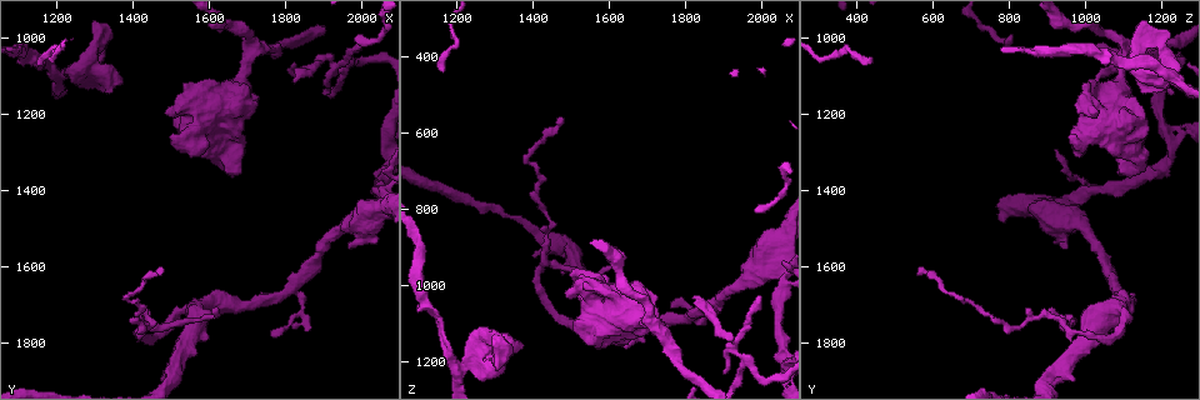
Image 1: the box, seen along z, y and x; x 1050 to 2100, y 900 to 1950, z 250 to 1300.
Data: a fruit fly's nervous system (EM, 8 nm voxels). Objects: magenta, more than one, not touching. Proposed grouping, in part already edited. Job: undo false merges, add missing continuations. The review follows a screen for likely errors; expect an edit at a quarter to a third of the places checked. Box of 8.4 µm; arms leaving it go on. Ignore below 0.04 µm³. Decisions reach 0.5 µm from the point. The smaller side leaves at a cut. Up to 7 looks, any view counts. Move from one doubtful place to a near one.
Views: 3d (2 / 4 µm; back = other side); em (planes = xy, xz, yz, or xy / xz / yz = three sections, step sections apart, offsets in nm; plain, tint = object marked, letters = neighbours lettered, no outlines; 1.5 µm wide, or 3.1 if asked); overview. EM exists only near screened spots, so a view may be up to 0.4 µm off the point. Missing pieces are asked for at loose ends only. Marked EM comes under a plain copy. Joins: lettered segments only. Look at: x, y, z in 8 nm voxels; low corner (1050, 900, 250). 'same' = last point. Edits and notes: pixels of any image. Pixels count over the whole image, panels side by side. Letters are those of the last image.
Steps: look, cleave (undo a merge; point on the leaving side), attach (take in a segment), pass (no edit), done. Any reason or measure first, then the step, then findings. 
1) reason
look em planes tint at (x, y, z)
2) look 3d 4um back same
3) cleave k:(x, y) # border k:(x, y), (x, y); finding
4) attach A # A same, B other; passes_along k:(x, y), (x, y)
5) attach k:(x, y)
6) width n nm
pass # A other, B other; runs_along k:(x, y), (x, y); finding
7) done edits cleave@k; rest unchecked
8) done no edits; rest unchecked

look em planes tint at (1705, 1045, 1095)

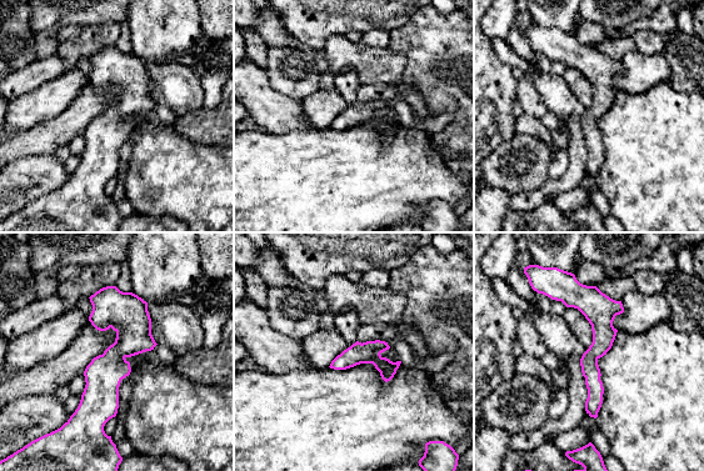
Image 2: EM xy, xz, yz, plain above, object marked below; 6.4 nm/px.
see the neighbours
look em planes letters same

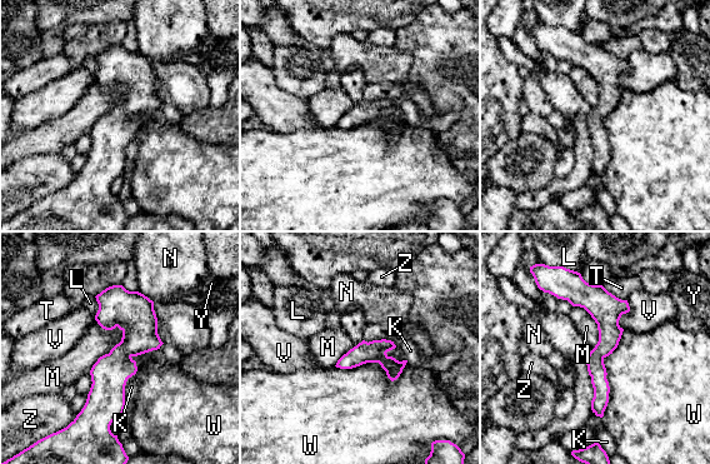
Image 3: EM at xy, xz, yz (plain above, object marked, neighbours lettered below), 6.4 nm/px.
pass # K other, L other, M other, N other, T other, V other, W other, Y other, Z other; border 3:(116, 325), (121, 339), (89, 372); all the same neuron

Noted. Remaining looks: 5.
thin end
look em xy step 4 tint at (1905, 1155, 1230)

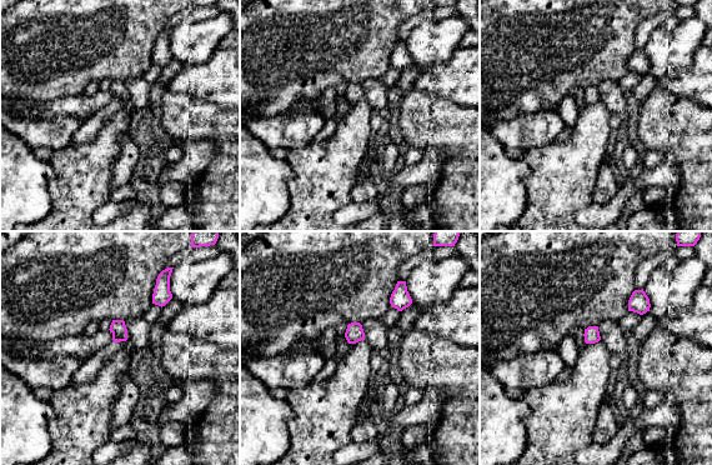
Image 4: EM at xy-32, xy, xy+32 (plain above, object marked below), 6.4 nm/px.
look em planes letters same

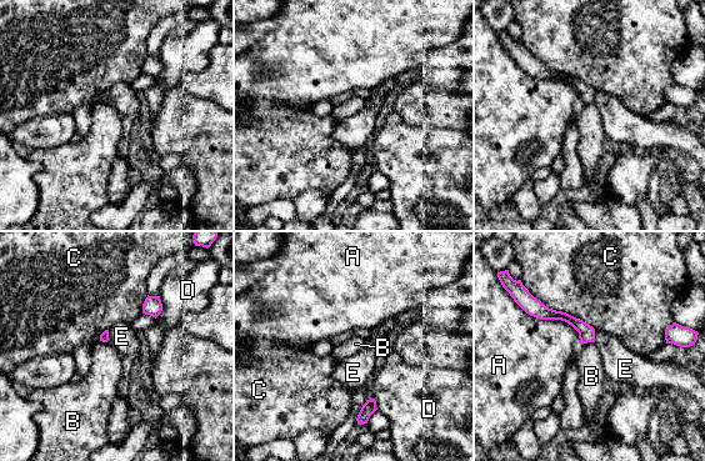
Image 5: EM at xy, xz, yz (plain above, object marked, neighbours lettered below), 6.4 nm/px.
pass # A other, B other, C other, D other, E other; border 5:(594, 341), (584, 344); none of them fits

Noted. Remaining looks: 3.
look em yz step 4 tint at (2040, 1455, 935)

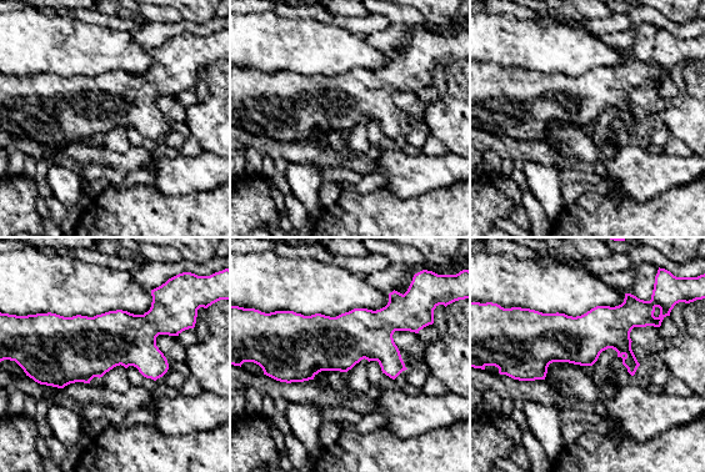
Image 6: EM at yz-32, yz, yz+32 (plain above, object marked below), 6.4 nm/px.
look em planes letters same

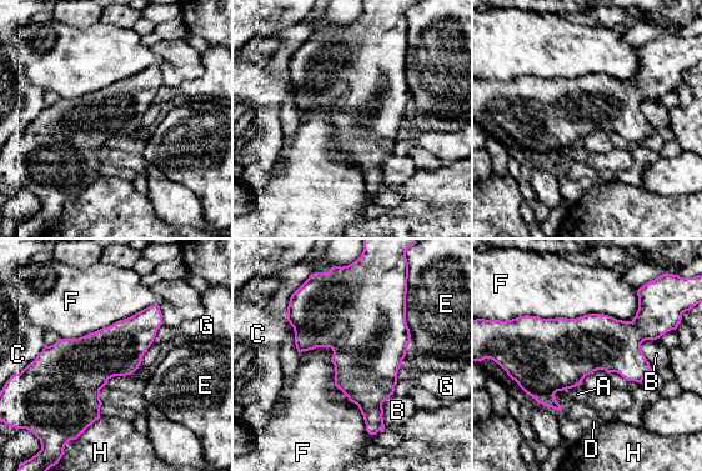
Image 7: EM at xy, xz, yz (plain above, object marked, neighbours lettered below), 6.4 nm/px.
longest_contact F 800 nm
pass # A other, B other, C other, D other, E other, F other, G other, H other; border 7:(638, 296), (631, 320), (520, 316); continuous, no second neuron

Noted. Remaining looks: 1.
done no edits; rest unchecked

